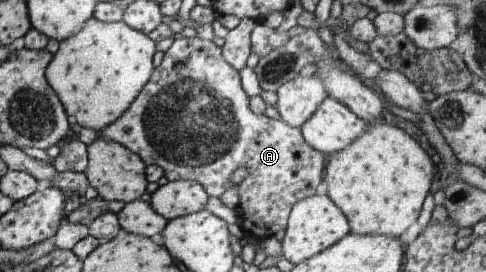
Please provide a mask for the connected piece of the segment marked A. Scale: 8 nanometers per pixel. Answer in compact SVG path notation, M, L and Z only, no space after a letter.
M197 36L175 38L159 66L154 67L141 93L121 117L99 134L134 151L147 165L161 166L169 182L198 181L211 197L220 197L234 186L231 174L235 169L248 168L247 177L236 187L241 199L238 213L245 224L245 235L260 243L286 229L290 211L300 199L315 195L315 189L323 179L325 155L308 145L300 128L292 128L265 114L253 113L249 104L250 97L242 88L239 72L224 60L219 46Z

